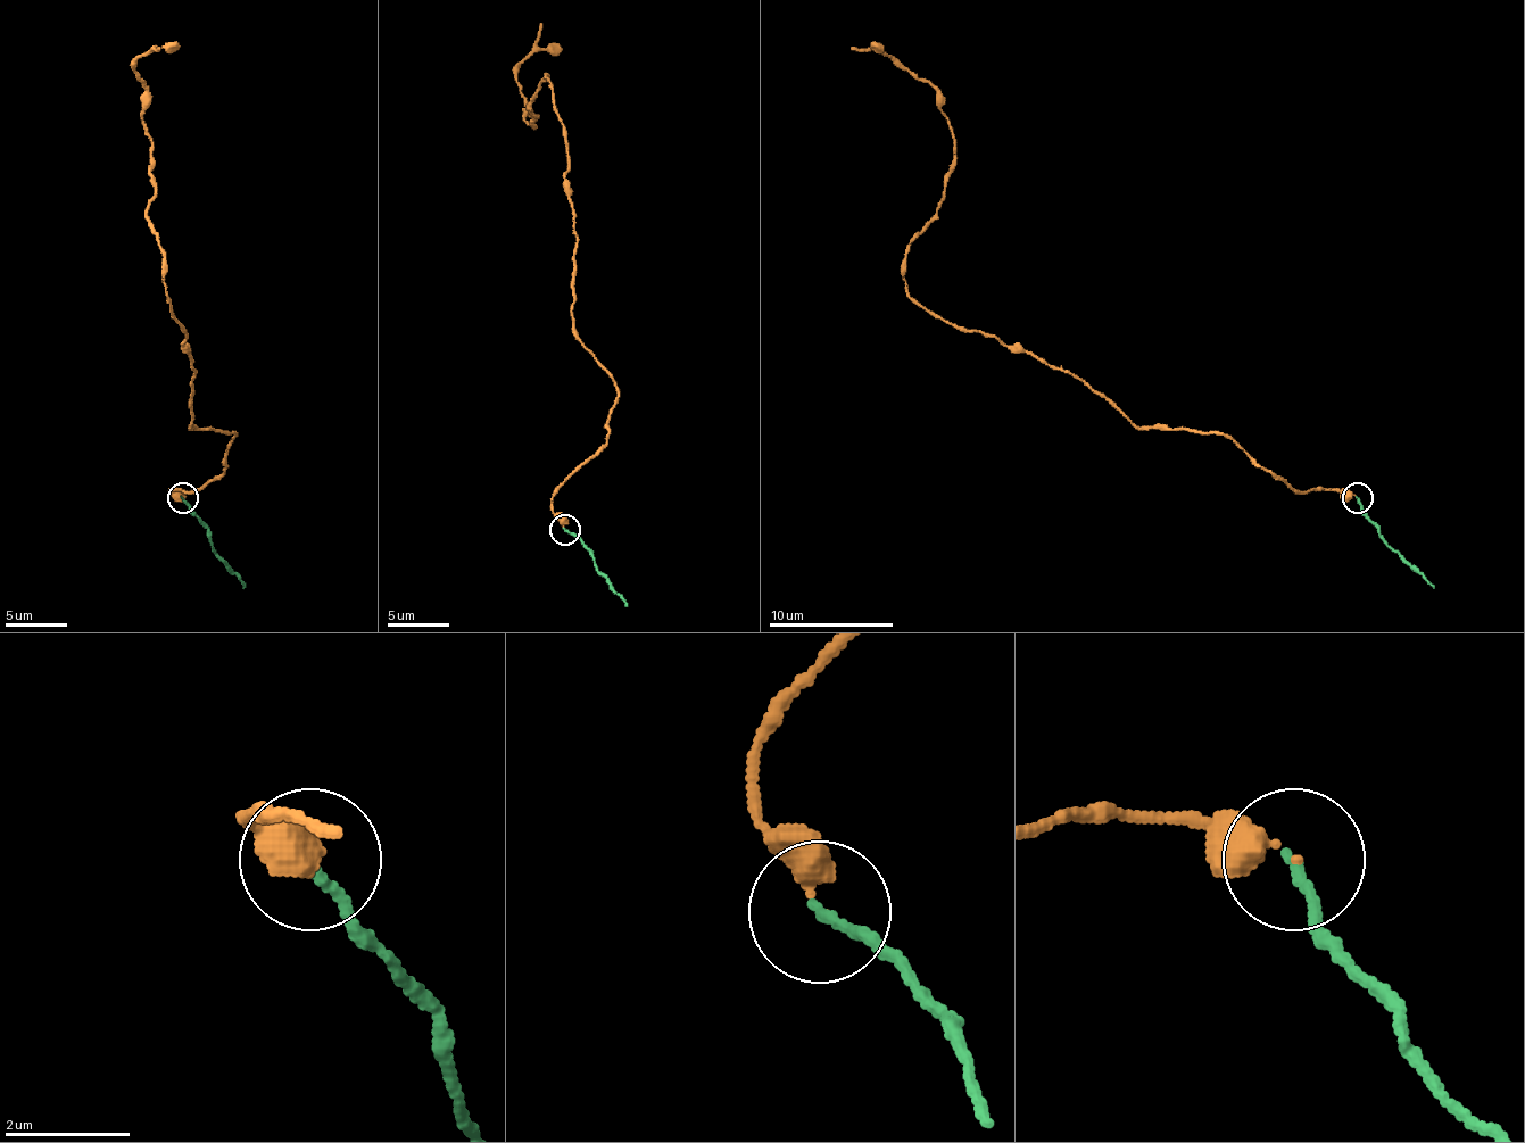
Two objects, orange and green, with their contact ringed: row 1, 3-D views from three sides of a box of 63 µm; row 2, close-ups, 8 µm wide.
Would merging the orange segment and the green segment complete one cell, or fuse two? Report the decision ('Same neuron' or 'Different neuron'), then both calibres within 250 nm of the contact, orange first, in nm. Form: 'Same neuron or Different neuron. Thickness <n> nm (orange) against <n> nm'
Different neuron. Thickness 320 nm (orange) against 170 nm

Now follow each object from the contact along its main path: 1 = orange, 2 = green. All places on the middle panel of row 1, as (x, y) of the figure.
1: (565, 530), (553, 494), (619, 388), (574, 332), (565, 130), (547, 77), (525, 121), (515, 67), (560, 43)
2: (565, 530), (590, 552), (596, 571), (628, 605)

